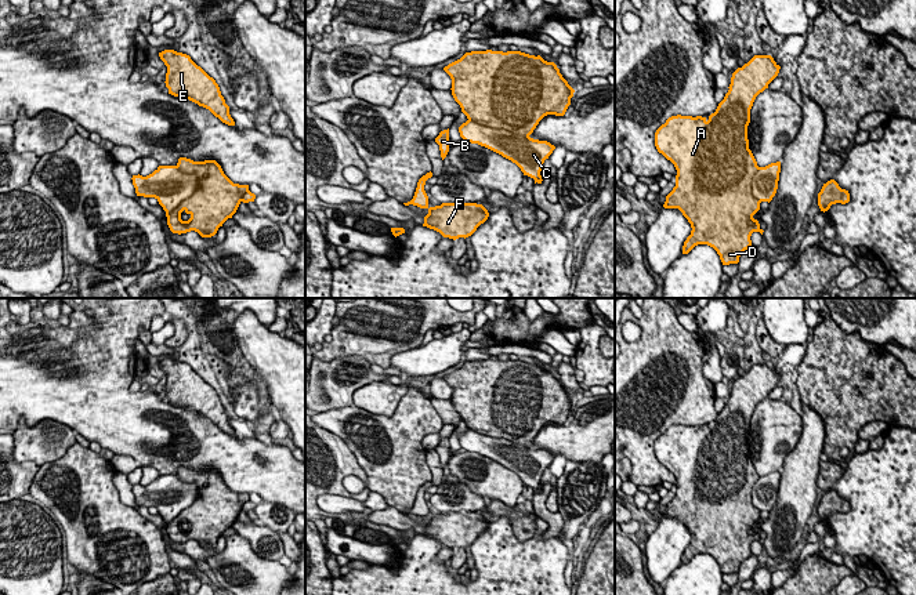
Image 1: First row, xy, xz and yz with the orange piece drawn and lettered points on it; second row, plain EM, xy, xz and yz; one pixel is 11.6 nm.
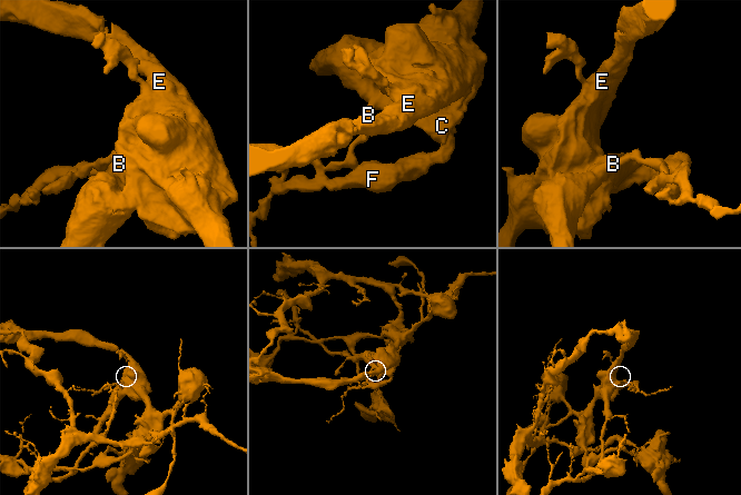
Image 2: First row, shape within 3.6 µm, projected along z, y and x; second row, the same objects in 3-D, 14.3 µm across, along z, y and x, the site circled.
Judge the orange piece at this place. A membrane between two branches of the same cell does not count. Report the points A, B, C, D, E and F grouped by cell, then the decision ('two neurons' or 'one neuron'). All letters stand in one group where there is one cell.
A D E F / B C; two neurons

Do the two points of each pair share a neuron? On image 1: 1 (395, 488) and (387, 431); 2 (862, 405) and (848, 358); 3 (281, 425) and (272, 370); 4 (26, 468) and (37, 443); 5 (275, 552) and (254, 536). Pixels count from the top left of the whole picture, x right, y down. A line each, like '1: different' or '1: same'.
1: same
2: same
3: different
4: different
5: same

